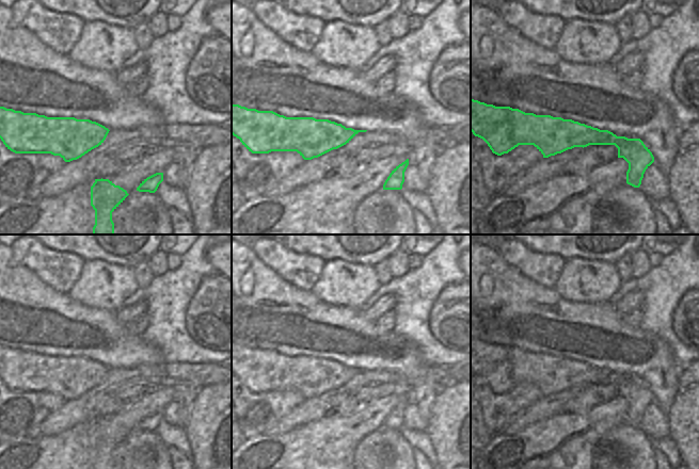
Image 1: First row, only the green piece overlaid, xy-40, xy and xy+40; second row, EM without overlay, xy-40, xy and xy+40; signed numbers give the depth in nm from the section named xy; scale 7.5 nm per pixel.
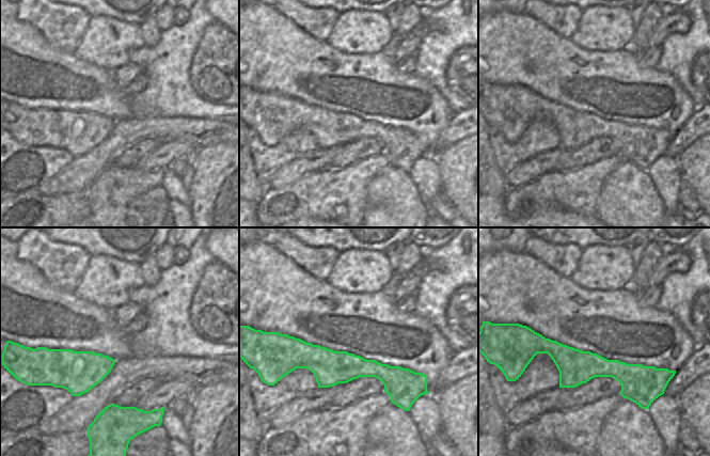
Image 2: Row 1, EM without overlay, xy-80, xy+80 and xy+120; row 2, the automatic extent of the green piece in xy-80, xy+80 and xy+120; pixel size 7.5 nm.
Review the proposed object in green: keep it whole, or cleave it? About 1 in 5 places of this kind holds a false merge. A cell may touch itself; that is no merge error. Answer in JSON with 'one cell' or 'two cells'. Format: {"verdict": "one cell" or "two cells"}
{"verdict": "one cell"}

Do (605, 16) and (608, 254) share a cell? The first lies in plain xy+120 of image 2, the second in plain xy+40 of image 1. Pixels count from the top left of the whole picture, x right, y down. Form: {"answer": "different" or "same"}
{"answer": "different"}

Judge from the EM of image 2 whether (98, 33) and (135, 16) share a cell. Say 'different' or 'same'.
different

